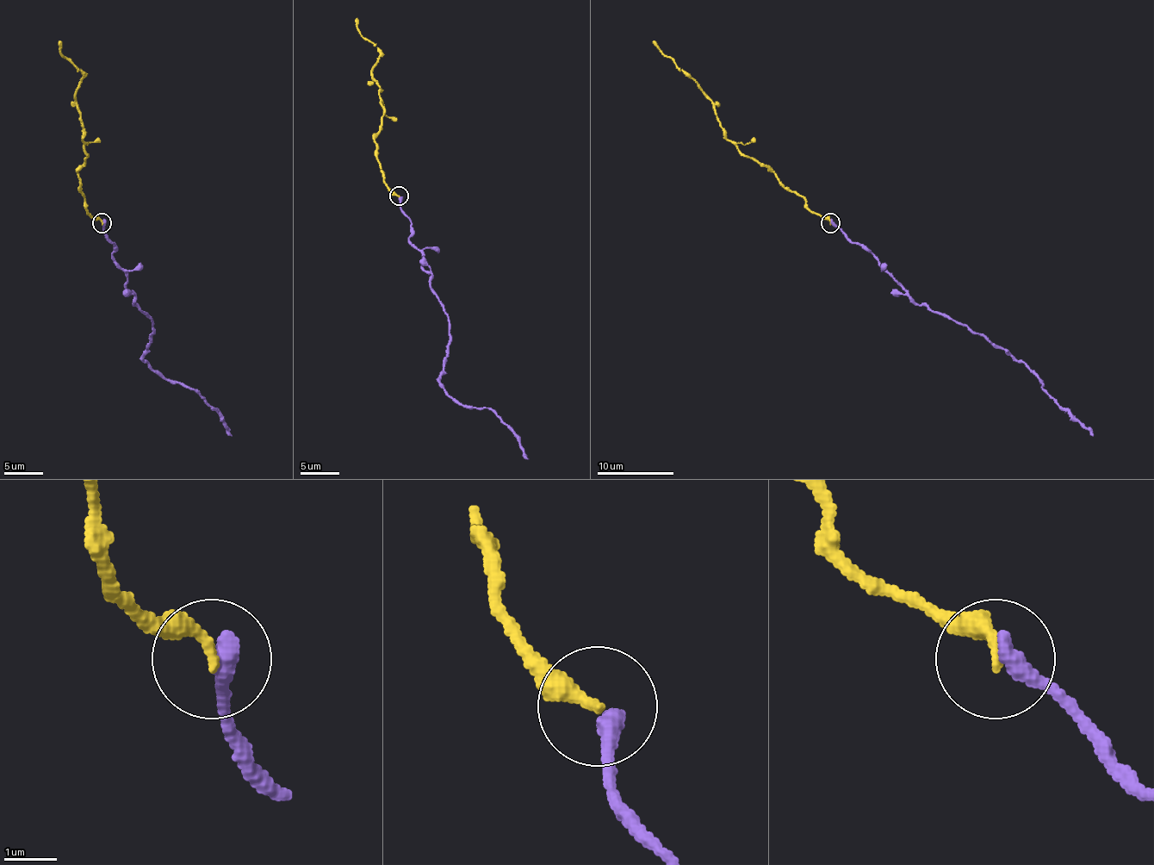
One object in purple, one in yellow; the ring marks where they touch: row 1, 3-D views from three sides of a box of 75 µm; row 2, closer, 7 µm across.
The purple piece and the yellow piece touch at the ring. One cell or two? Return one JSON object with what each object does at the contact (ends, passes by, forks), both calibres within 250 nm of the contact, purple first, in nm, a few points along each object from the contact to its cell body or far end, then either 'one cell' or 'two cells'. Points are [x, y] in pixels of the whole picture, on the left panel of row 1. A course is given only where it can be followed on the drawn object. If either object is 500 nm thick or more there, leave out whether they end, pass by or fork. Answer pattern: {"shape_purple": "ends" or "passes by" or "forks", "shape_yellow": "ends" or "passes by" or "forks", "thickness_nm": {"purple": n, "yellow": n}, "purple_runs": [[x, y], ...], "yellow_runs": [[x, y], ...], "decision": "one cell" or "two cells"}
{"shape_purple": "ends", "shape_yellow": "ends", "thickness_nm": {"purple": 400, "yellow": 240}, "purple_runs": [[102, 222], [133, 303], [152, 320], [143, 359], [170, 380], [193, 388], [232, 436]], "yellow_runs": [[102, 222], [89, 214], [77, 172], [87, 153], [75, 99], [83, 74], [60, 51], [60, 41]], "decision": "one cell"}

